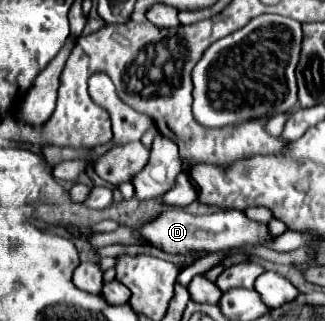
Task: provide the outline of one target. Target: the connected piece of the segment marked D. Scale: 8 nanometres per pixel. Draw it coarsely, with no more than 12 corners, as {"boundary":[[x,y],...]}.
{"boundary":[[167,208],[135,230],[167,254],[219,252],[271,238],[243,212]]}

